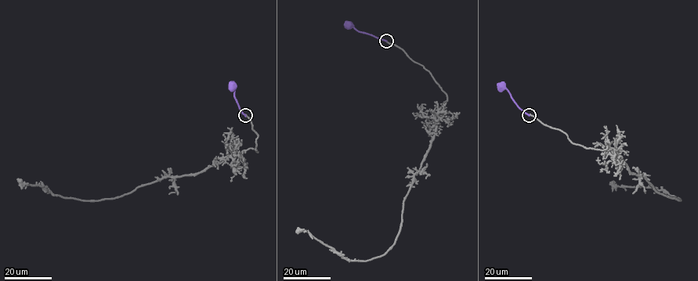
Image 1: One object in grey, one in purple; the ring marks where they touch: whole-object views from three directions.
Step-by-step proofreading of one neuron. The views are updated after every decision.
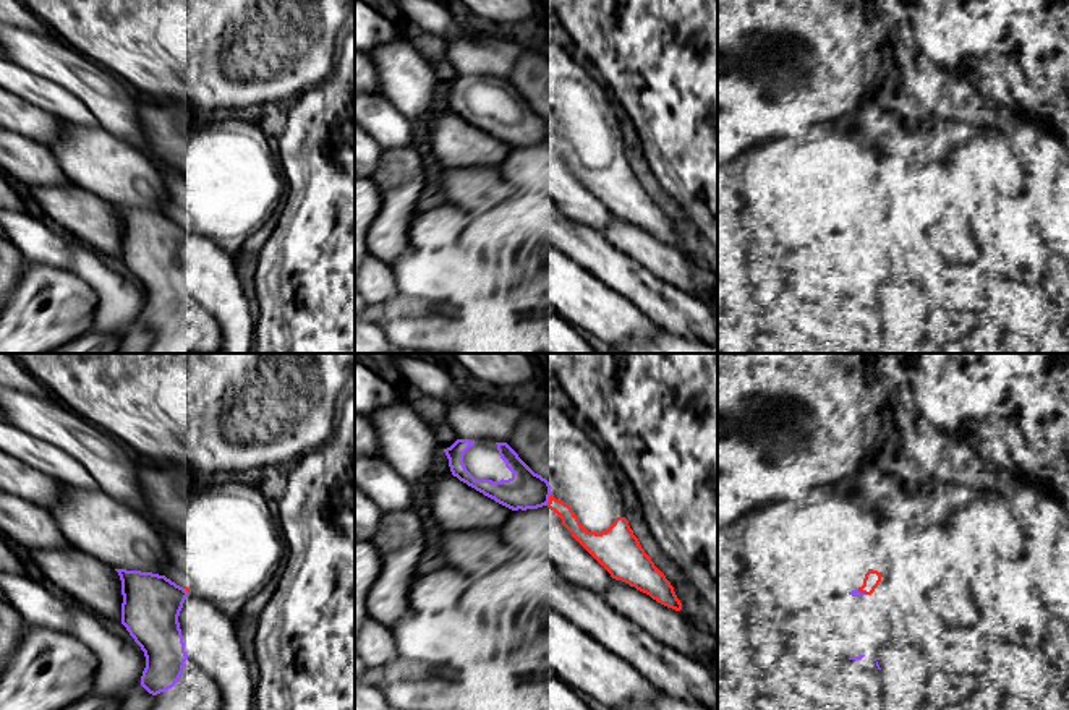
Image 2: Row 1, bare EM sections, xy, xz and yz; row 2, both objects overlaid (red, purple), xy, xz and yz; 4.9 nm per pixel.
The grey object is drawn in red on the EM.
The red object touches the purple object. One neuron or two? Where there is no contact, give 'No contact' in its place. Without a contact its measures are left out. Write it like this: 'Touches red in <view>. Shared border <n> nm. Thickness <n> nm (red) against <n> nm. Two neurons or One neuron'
Touches red in xz. Shared border 70 nm. Thickness 80 nm (red) against 190 nm. Two neurons

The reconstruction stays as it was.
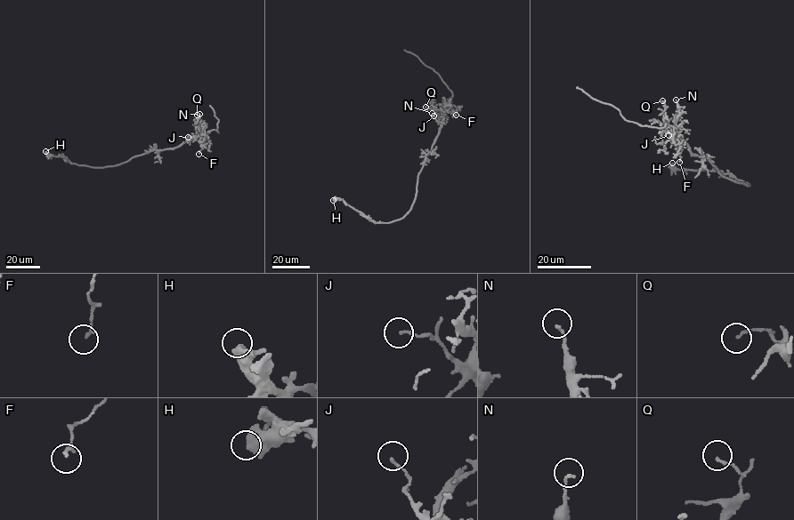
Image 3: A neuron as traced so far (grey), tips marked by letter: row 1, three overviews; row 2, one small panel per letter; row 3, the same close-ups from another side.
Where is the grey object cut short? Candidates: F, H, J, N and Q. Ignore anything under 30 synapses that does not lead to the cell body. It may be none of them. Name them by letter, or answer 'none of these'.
none of these

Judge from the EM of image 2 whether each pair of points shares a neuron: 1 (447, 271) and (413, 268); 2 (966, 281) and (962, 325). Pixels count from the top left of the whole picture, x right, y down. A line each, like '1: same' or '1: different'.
1: same
2: different

